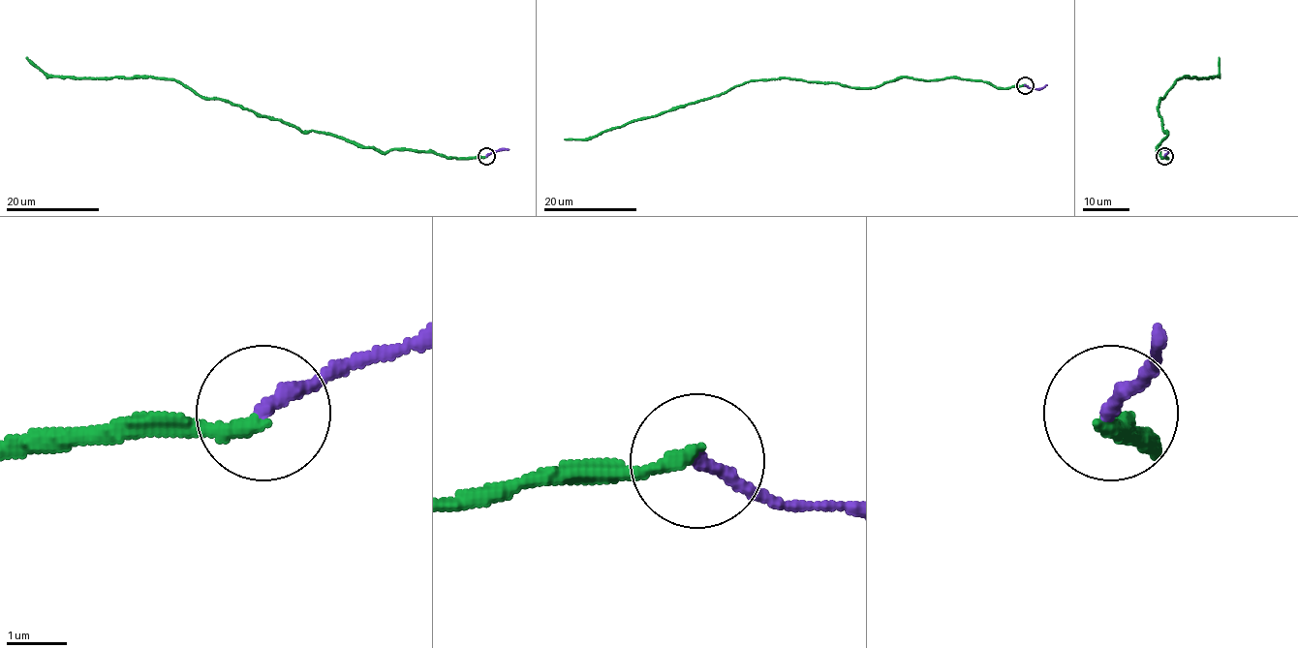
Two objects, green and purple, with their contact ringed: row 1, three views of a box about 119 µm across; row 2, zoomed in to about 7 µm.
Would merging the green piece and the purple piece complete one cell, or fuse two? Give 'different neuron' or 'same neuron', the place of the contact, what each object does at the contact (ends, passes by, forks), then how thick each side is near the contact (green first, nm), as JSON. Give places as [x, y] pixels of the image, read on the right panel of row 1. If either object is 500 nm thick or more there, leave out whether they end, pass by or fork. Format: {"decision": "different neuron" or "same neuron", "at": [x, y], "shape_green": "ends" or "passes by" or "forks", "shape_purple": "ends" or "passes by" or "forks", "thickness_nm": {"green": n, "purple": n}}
{"decision": "different neuron", "at": [1164, 156], "shape_green": "ends", "shape_purple": "ends", "thickness_nm": {"green": 280, "purple": 220}}

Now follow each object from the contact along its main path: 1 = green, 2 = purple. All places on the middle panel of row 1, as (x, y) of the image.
1: (1024, 85), (997, 88), (970, 79), (911, 77), (876, 87), (750, 80), (564, 139)
2: (1024, 85), (1032, 88), (1043, 88), (1046, 85)

